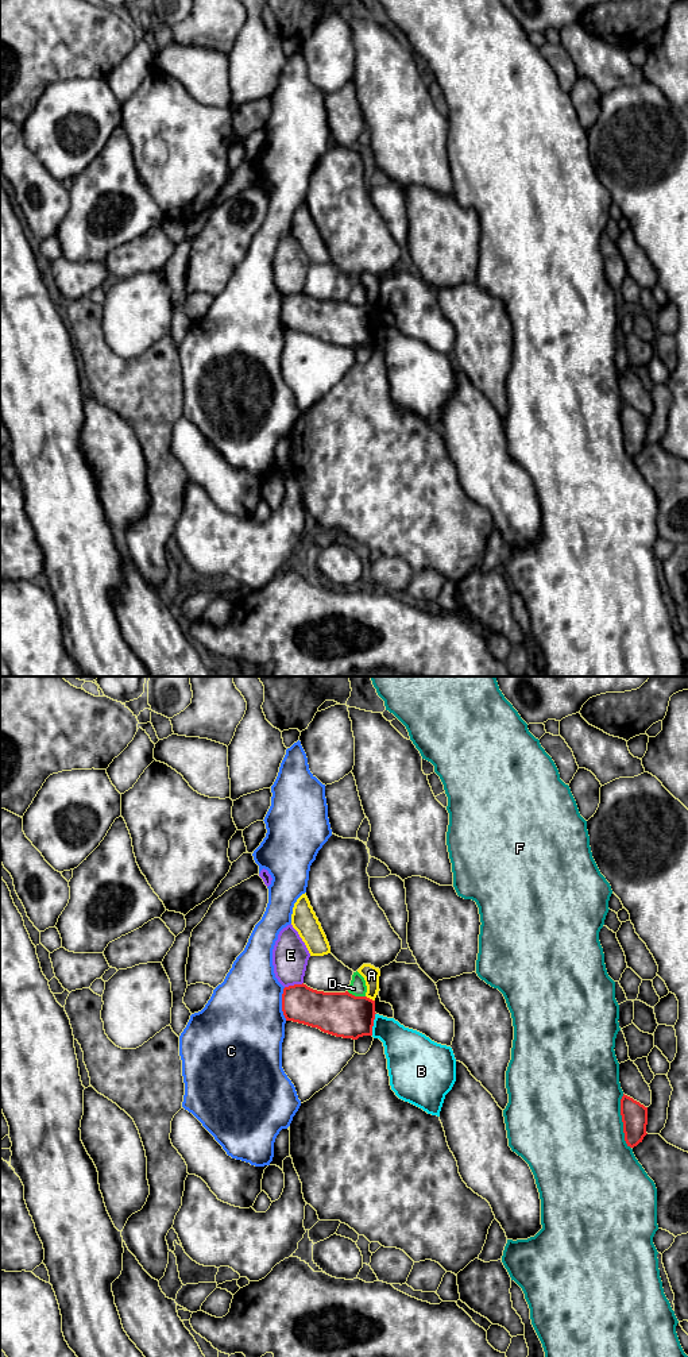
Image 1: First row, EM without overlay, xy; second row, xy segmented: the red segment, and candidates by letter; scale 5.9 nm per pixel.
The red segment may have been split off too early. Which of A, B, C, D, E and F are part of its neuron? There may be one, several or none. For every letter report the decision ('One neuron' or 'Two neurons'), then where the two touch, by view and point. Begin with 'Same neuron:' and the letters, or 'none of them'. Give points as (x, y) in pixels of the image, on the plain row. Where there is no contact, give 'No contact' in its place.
Same neuron: none of them
A: Two neurons. Touches red at xy (368, 307)
B: Two neurons. Touches red at xy (373, 332)
C: Two neurons. Touches red at xy (282, 312)
D: Two neurons. Touches red at xy (356, 305)
E: Two neurons. Touches red at xy (294, 293)
F: Two neurons. Touches red at xy (622, 430)

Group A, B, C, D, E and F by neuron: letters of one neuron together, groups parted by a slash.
A / B / C / D / E / F

